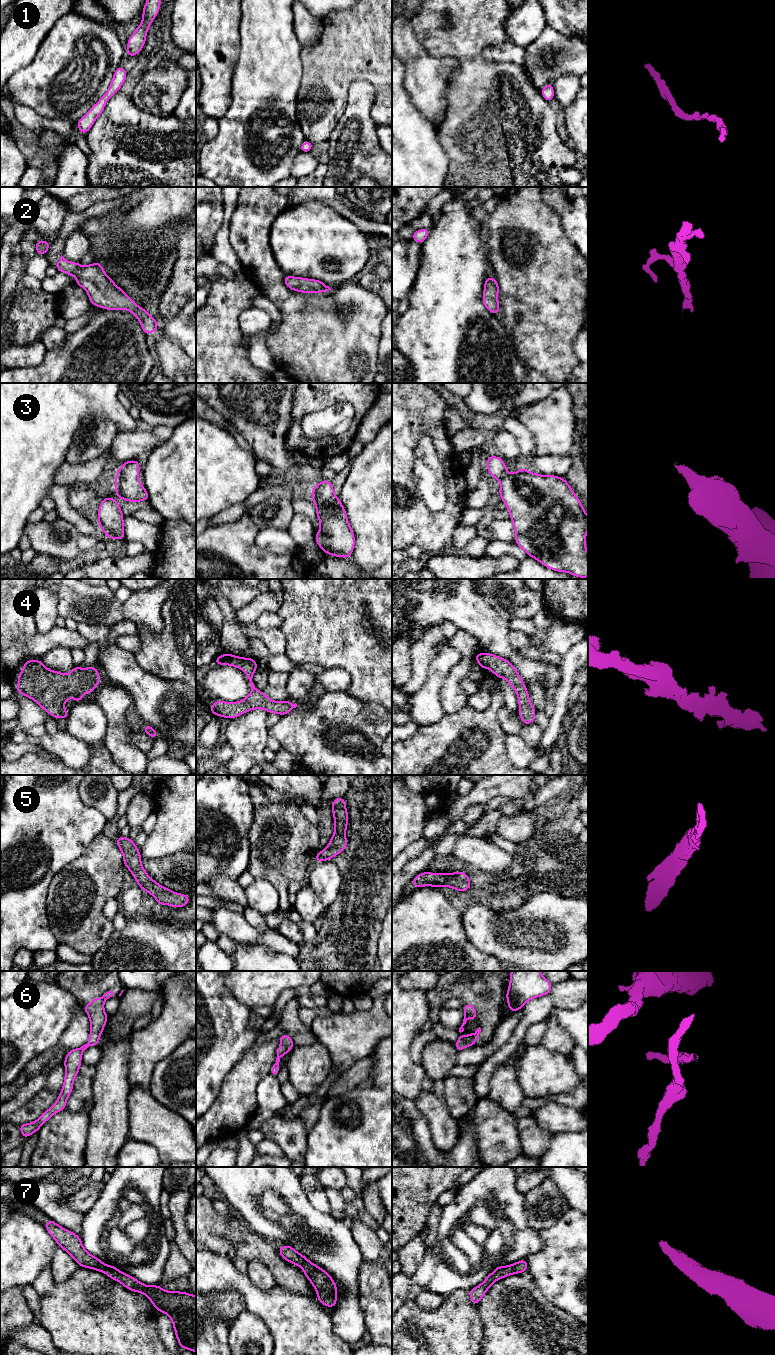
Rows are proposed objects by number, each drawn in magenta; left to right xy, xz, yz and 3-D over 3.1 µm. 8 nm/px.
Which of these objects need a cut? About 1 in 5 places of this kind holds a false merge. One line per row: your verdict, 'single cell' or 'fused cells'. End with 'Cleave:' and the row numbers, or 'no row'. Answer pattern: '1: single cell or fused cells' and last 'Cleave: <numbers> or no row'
1: single cell
2: single cell
3: single cell
4: single cell
5: single cell
6: fused cells
7: single cell
Cleave: 6

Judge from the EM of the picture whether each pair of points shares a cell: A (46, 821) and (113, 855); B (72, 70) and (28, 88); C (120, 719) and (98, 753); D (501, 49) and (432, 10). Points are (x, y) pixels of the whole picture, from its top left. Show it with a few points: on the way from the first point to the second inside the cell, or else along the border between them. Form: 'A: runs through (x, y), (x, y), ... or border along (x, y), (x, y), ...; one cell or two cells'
A: border along (101, 832), (73, 860); two cells
B: runs through (61, 81), (57, 85), (39, 86); one cell
C: border along (103, 744), (116, 764); two cells
D: border along (480, 53), (486, 59), (512, 62); two cells

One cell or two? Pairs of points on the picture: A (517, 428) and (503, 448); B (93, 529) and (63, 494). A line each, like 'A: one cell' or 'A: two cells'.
A: two cells
B: one cell

